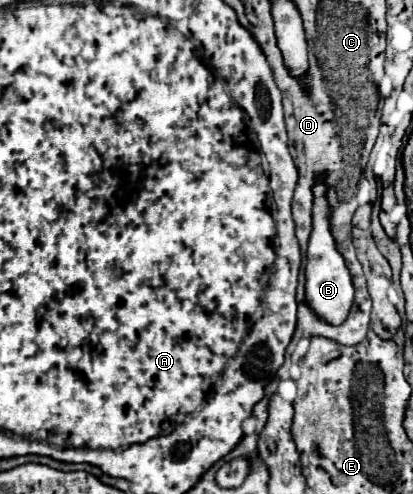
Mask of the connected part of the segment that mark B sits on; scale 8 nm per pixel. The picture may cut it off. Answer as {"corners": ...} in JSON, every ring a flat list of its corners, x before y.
{"corners":[[318,182,314,186,314,210,312,210,314,230,310,234,310,244,308,244,308,252,306,252,306,304,326,324,340,326,352,308,354,286,350,280,350,272,344,264,344,258,336,250,336,242,330,234,328,214,330,214,330,208,326,202,326,186,322,182]]}

